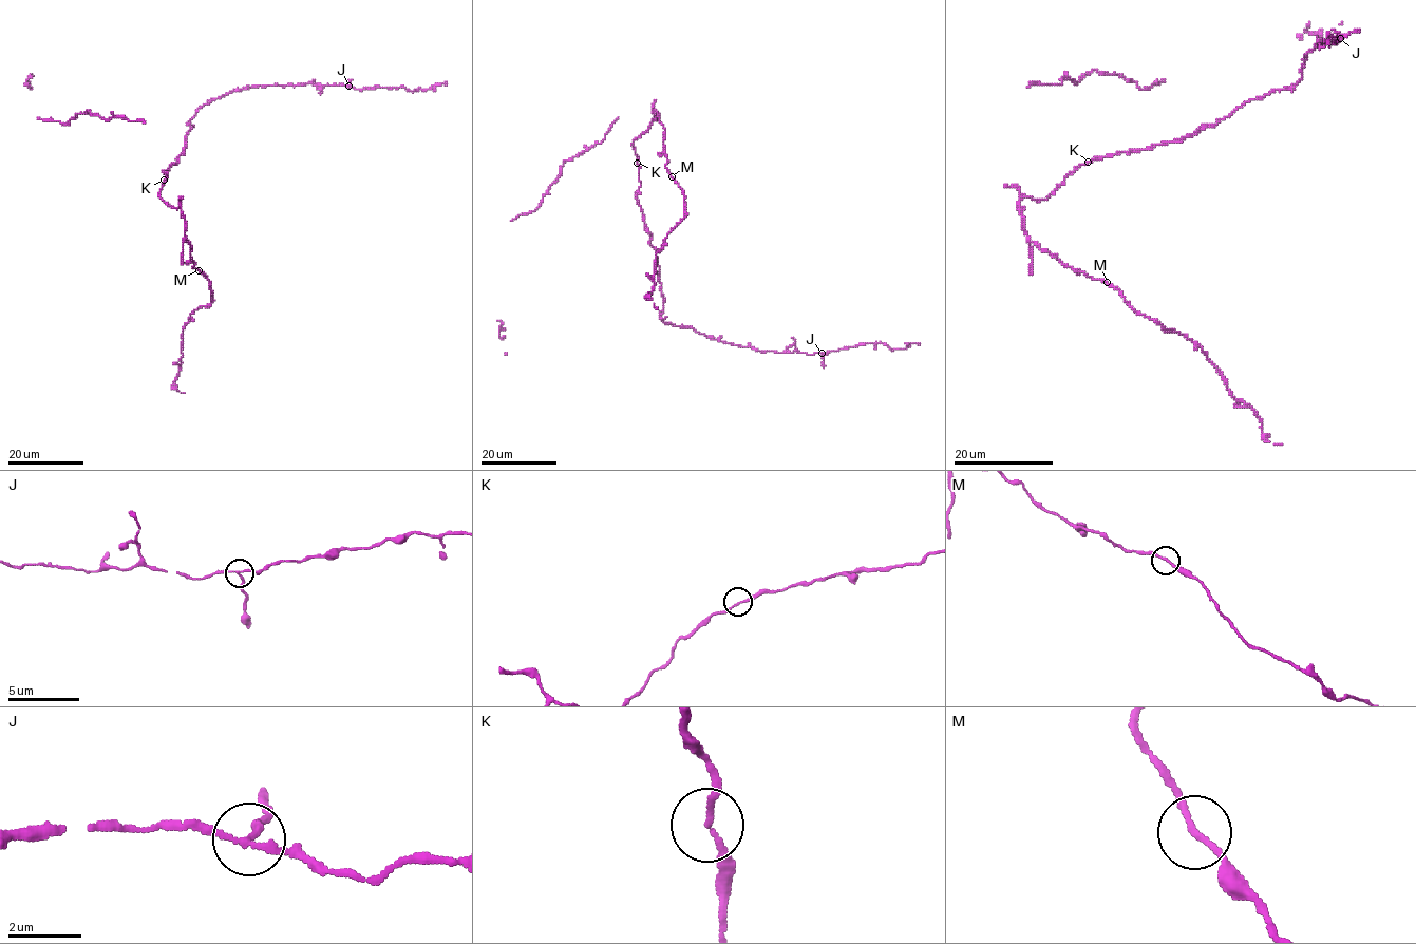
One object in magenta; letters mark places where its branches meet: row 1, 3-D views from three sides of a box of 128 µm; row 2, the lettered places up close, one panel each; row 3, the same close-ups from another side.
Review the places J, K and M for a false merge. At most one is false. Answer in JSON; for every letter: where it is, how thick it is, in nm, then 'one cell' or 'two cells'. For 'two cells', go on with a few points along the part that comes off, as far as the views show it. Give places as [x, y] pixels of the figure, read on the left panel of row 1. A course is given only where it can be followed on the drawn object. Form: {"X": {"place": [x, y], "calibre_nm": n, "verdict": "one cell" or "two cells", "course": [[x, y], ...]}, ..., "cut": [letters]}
{"J": {"place": [348, 86], "calibre_nm": 150, "verdict": "two cells"}, "K": {"place": [164, 180], "calibre_nm": 140, "verdict": "one cell"}, "M": {"place": [199, 270], "calibre_nm": 150, "verdict": "one cell"}, "cut": ["J"]}

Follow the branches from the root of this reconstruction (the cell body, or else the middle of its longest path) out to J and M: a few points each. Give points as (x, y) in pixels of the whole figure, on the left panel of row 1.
J: (165, 170), (183, 152), (190, 129), (188, 123), (215, 99), (256, 86), (309, 82), (348, 86)
M: (165, 170), (159, 196), (174, 208), (181, 206), (192, 267), (199, 270)

